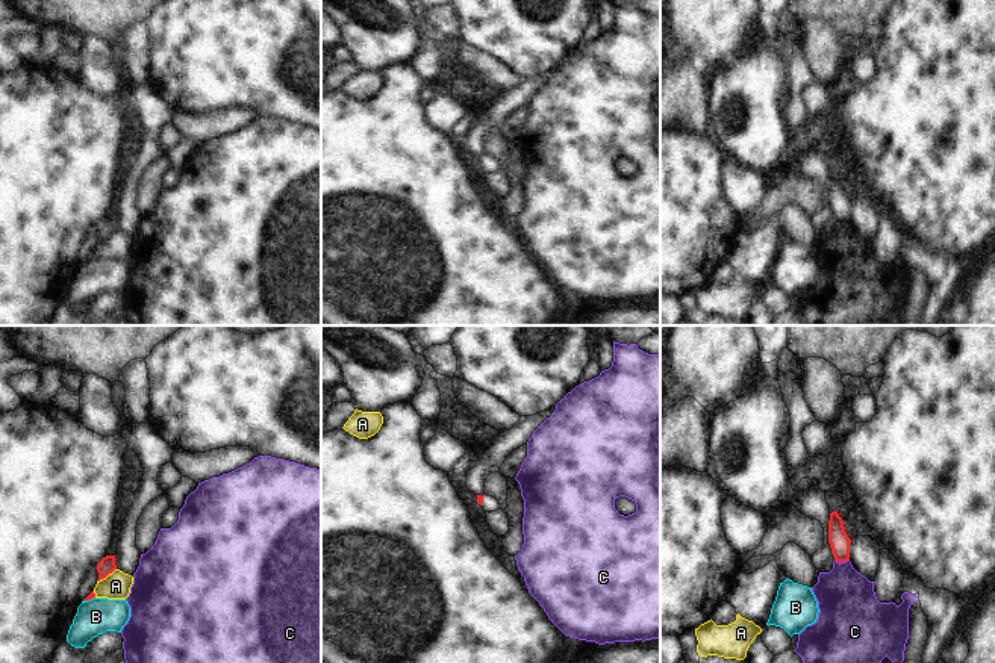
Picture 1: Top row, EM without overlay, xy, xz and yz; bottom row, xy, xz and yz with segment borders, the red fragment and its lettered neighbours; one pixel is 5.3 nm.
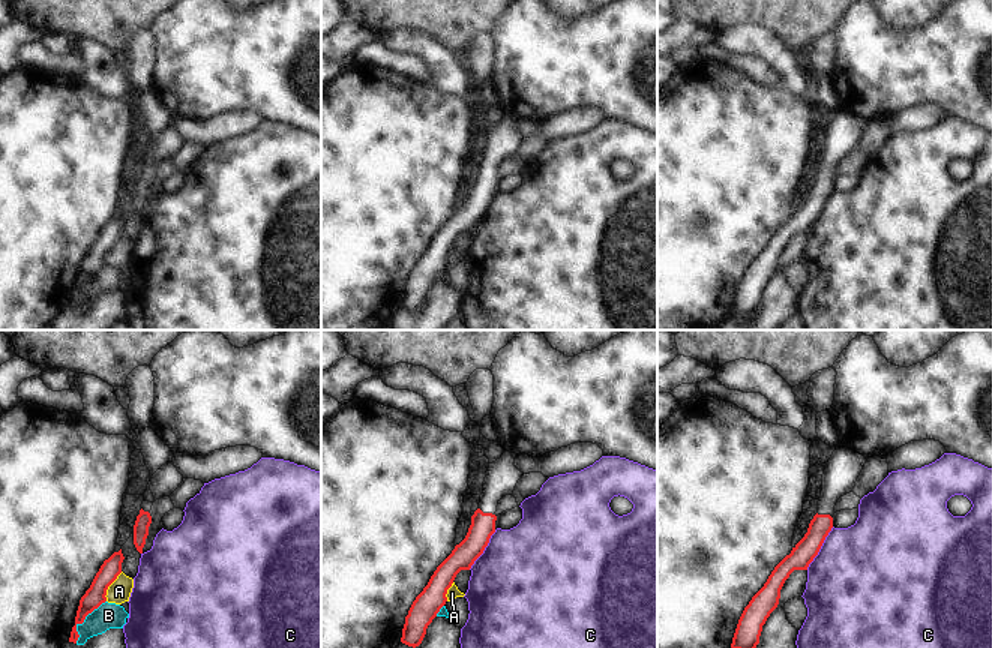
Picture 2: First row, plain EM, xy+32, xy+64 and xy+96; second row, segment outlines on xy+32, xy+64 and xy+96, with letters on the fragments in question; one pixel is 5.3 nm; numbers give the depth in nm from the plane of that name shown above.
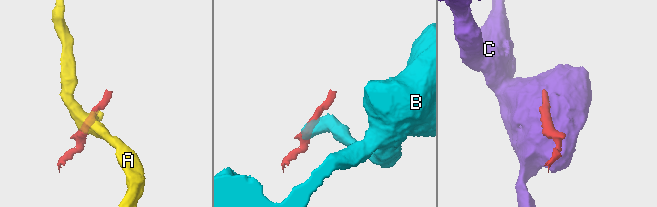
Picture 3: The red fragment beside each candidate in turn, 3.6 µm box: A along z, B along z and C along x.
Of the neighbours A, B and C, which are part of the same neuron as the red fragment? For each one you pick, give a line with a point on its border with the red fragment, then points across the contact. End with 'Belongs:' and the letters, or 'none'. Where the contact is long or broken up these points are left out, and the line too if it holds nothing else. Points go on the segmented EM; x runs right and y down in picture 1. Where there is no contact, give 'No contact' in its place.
Belongs: none.

